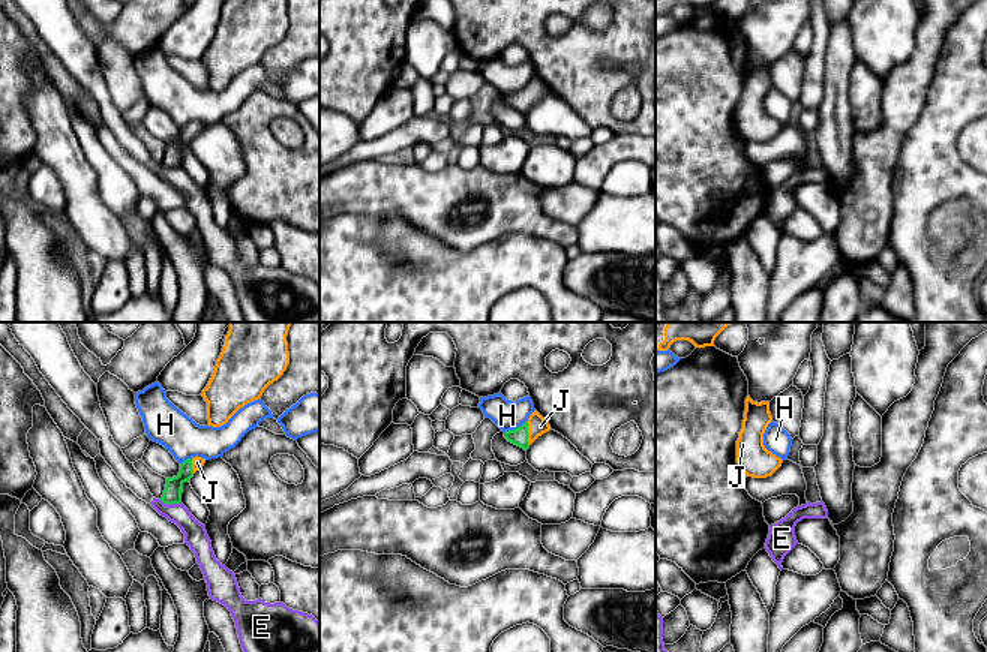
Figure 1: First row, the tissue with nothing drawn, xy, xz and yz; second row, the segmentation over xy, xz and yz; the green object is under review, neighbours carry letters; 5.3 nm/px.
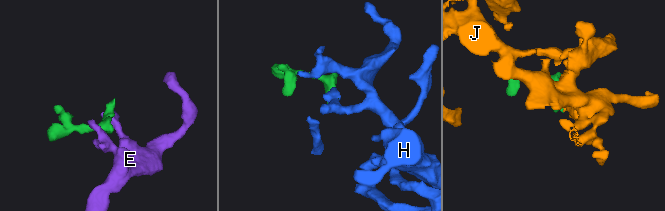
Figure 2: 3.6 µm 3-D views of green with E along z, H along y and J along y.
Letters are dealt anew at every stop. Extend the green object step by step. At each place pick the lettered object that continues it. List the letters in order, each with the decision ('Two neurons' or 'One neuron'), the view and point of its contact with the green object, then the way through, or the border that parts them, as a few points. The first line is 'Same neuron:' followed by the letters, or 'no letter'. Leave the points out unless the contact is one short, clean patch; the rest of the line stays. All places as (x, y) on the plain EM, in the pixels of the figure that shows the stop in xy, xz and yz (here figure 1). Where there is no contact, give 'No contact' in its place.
Same neuron: J
E: Two neurons. Touches green at xy (170, 168)
H: Two neurons. Touches green at xz (515, 93)
J: One neuron. Touches green at xz (527, 98)

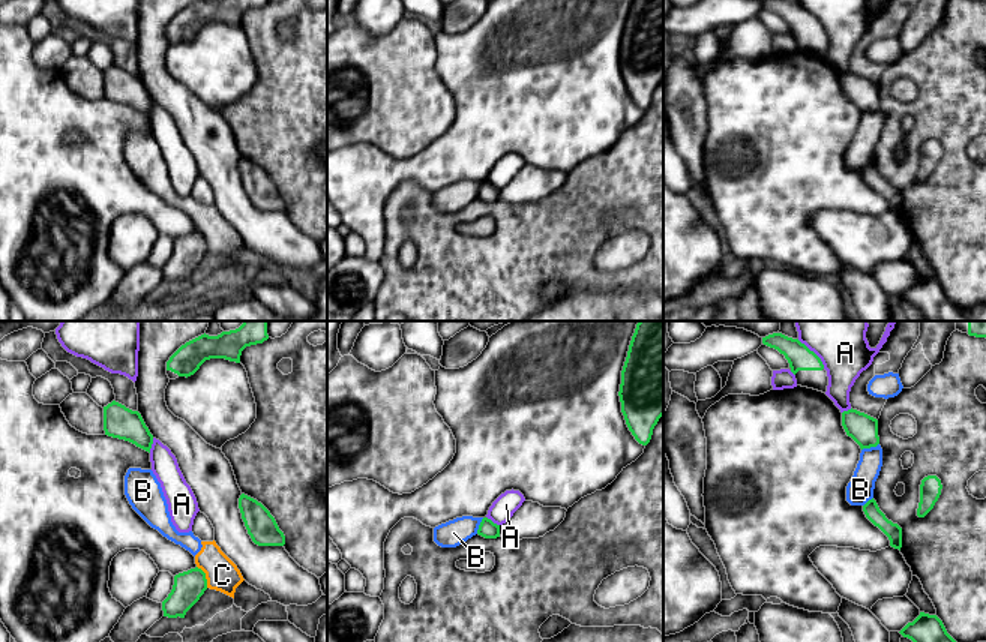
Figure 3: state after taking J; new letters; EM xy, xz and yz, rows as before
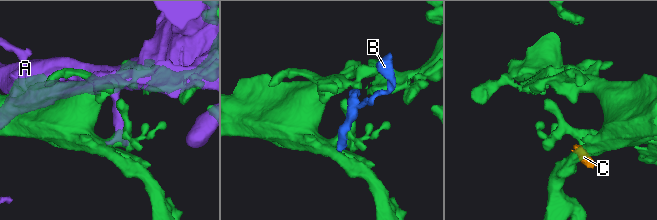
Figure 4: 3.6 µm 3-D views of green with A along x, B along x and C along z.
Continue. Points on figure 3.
Same neuron: no letter
A: Two neurons. Touches green at yz (814, 17)
B: Two neurons. Touches green at yz (869, 111)
C: Two neurons. Touches green at xy (204, 240). Boundary: xy (197, 230), (204, 237), (207, 251)

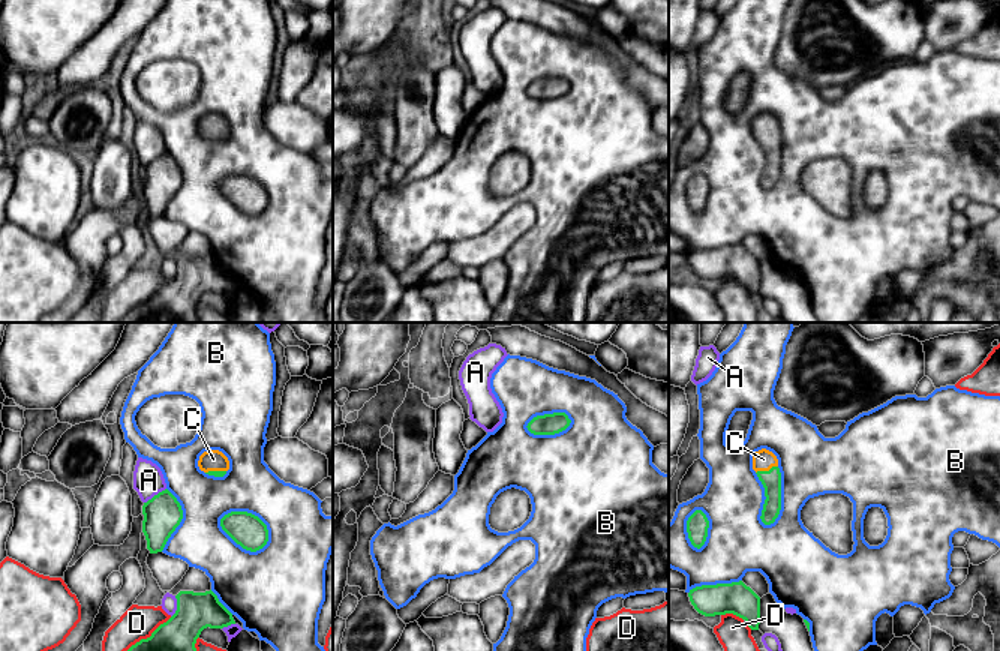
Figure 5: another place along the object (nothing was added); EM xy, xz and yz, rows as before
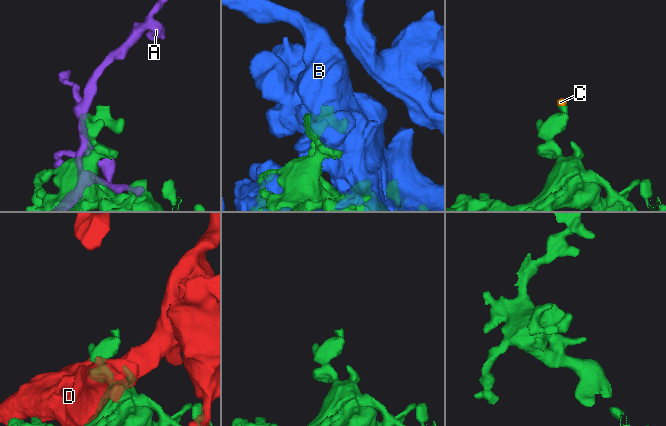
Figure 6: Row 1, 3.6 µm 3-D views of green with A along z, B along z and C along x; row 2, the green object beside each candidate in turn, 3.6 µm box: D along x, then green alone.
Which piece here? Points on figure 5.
Same neuron: C
A: Two neurons. Touches green at xy (155, 159)
B: Two neurons. Touches green at xy (242, 210)
C: One neuron. Touches green at yz (766, 135)
D: Two neurons. Touches green at yz (732, 276)

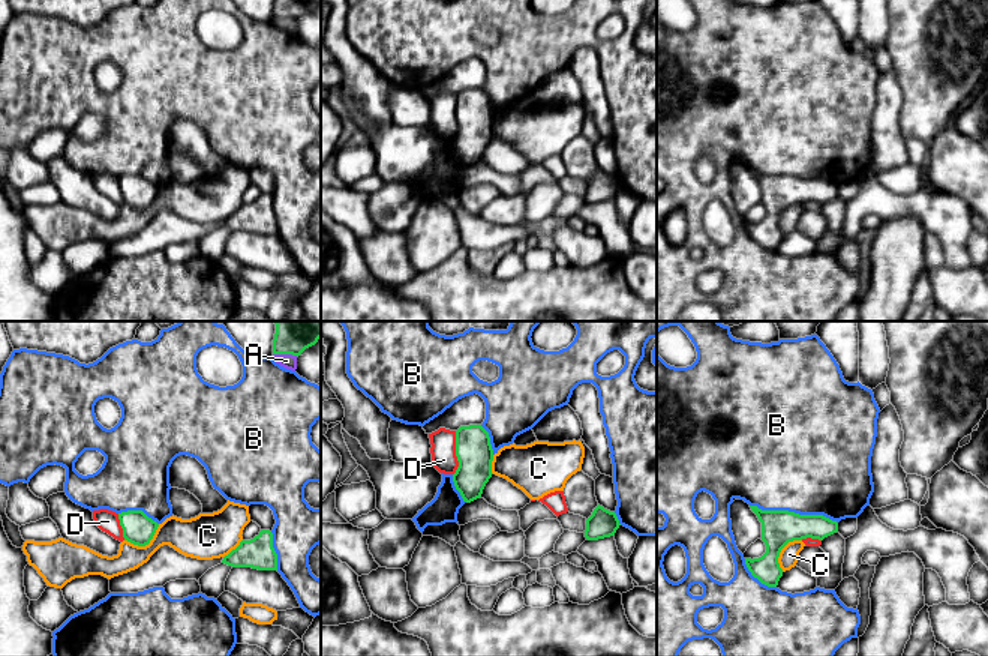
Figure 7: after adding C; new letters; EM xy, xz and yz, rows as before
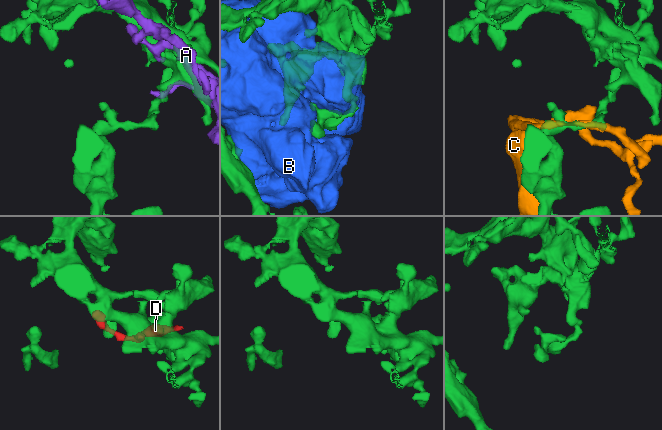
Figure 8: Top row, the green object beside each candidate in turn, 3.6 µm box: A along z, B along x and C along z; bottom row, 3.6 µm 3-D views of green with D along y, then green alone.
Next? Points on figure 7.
Same neuron: no letter
A: Two neurons. Touches green at xy (285, 17)
B: Two neurons. Touches green at yz (793, 176)
C: Two neurons. Touches green at xy (146, 207)
D: Two neurons. Touches green at xz (456, 117)

